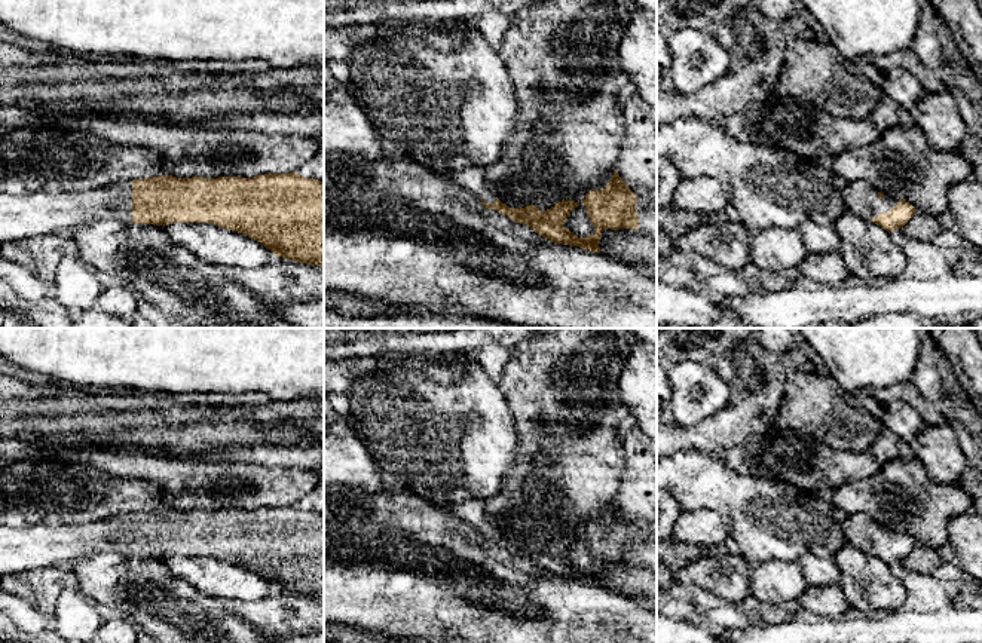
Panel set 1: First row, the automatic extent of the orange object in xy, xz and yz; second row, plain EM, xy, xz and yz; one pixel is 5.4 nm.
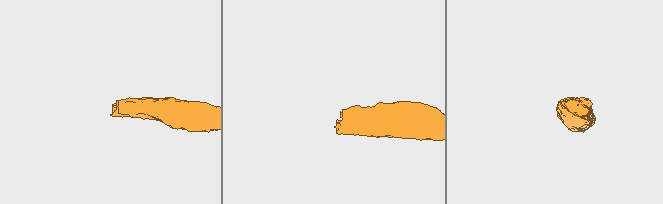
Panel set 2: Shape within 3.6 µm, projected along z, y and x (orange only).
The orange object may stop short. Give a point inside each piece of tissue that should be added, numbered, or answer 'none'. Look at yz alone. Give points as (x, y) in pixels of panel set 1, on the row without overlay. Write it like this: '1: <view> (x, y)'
1: yz (860, 530)

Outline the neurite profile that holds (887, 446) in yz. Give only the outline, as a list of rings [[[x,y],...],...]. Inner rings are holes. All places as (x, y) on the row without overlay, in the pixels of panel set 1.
[[[884,428],[877,440],[871,444],[869,451],[881,463],[893,459],[912,459],[914,453],[909,447],[909,441],[902,440],[890,429]]]

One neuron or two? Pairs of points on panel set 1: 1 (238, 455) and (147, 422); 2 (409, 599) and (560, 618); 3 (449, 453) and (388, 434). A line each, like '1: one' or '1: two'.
1: two
2: one
3: one

